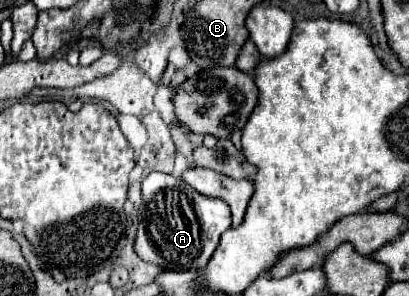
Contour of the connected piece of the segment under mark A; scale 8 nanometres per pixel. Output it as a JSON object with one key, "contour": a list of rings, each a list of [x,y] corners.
{"contour":[[[150,173],[142,183],[142,205],[138,209],[138,235],[134,249],[142,261],[166,271],[202,271],[218,247],[220,235],[232,227],[230,207],[222,199],[204,197],[188,183],[166,173]]]}

